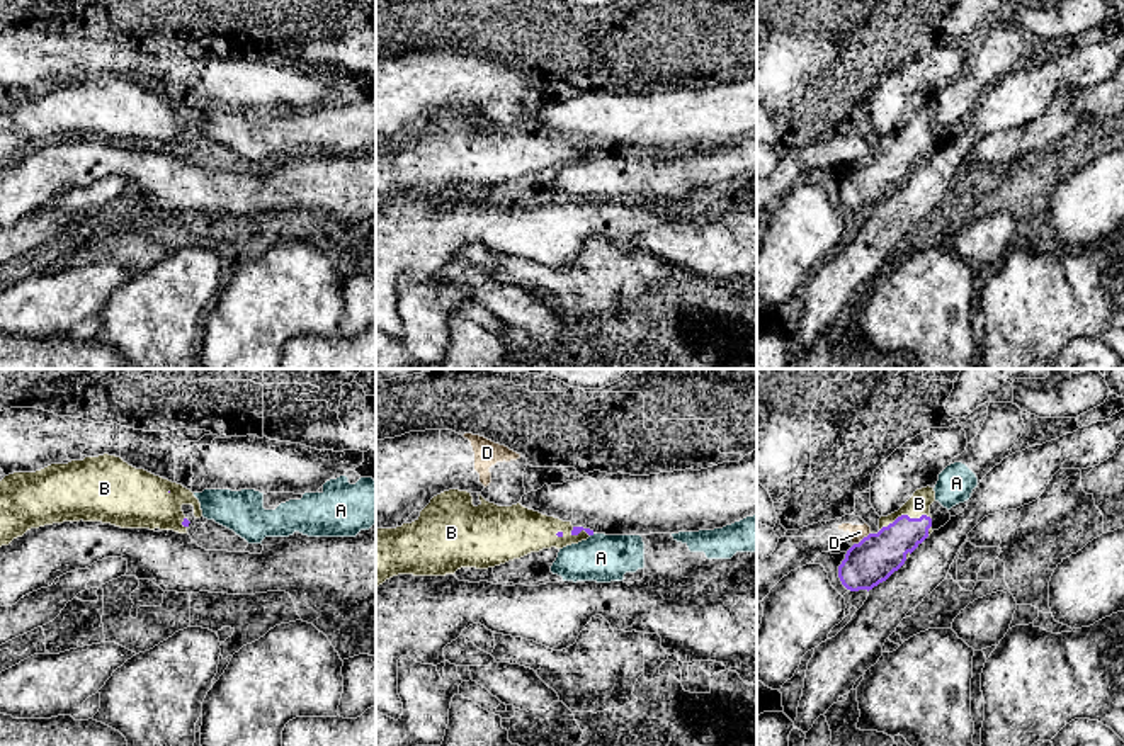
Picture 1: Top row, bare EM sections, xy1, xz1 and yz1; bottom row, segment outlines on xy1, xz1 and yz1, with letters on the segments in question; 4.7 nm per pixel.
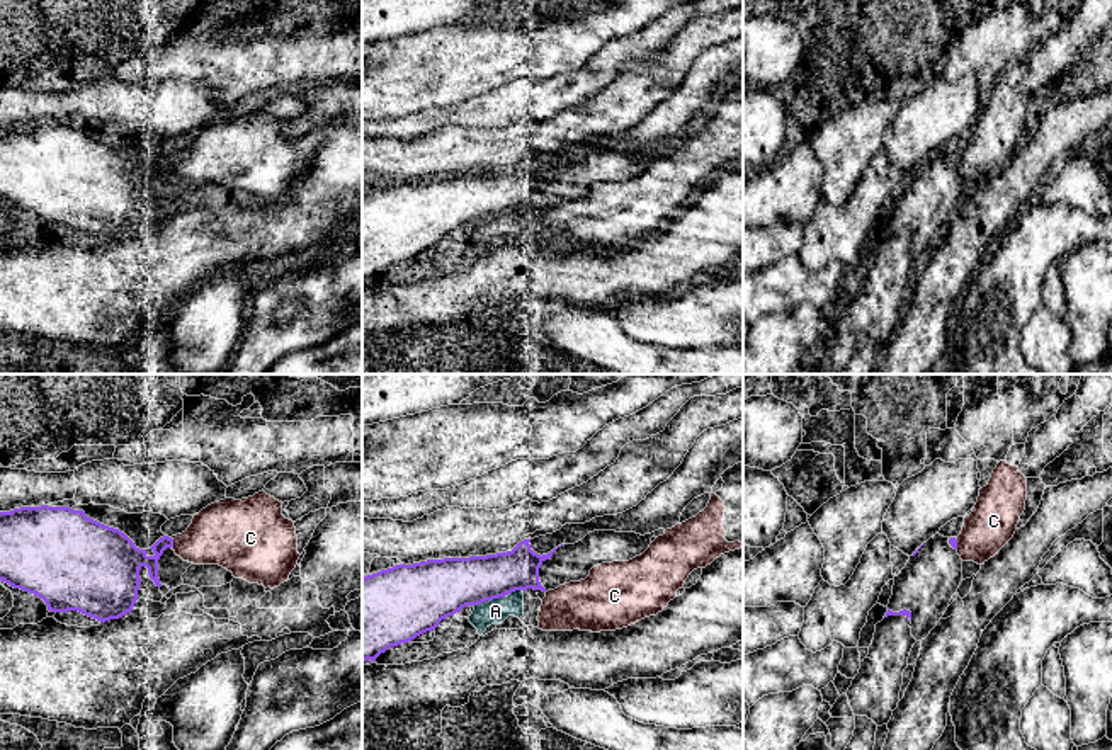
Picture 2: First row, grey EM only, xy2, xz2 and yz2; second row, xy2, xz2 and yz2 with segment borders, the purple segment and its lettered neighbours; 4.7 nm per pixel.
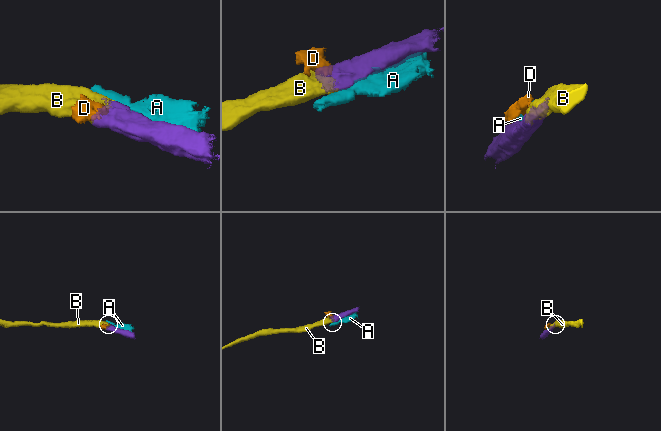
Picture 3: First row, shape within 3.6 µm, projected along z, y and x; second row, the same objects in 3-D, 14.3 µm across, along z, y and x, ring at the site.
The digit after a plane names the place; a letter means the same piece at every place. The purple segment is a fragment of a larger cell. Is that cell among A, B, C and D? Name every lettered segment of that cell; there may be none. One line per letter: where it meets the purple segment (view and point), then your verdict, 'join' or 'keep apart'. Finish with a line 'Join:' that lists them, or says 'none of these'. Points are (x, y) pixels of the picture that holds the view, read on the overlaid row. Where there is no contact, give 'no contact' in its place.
A: meets purple in xz2 at (488, 599); keep apart
B: meets purple in yz1 at (905, 515); join
C: meets purple in xy2 at (172, 543); keep apart
D: meets purple in yz1 at (862, 539); keep apart
Join: B

